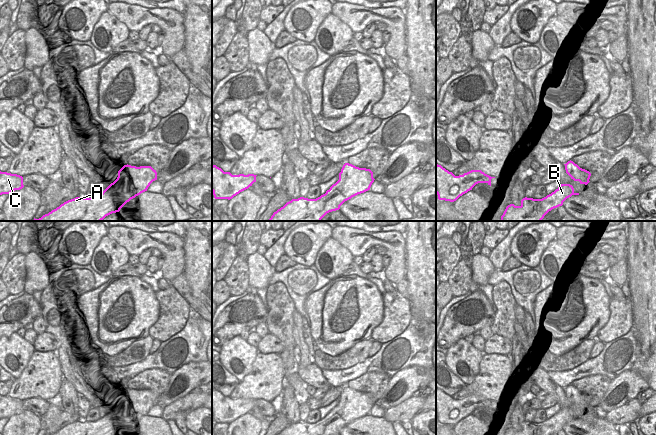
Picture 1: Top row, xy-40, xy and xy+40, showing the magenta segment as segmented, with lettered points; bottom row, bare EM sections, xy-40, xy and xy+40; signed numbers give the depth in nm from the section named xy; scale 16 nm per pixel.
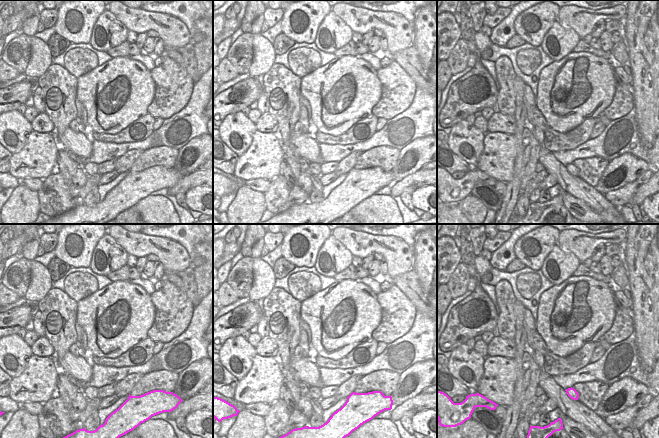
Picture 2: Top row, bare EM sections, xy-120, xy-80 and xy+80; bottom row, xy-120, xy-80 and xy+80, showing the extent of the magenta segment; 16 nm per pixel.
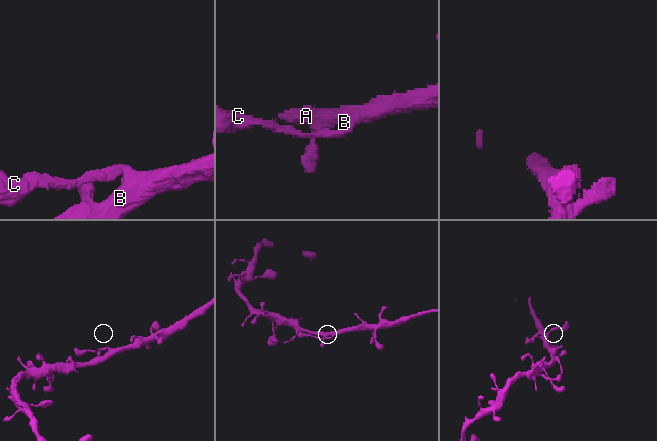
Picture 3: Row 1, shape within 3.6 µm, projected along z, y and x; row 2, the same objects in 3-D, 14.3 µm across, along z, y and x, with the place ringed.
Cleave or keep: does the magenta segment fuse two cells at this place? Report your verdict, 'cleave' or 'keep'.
keep

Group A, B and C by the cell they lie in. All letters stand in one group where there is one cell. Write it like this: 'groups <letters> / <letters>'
groups A B C

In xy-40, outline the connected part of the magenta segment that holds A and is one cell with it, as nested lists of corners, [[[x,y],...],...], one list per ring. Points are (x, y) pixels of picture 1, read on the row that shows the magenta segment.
[[[124,165],[118,171],[117,179],[95,198],[80,198],[68,200],[48,214],[35,221],[102,221],[106,216],[119,212],[131,199],[147,191],[150,184],[157,180],[157,172],[151,166]]]

